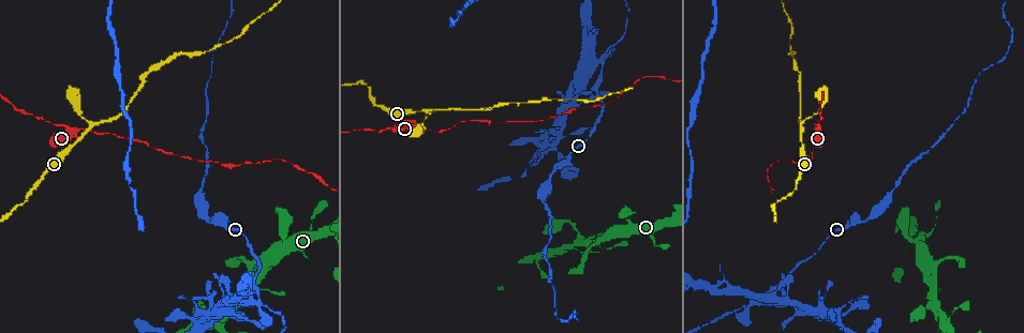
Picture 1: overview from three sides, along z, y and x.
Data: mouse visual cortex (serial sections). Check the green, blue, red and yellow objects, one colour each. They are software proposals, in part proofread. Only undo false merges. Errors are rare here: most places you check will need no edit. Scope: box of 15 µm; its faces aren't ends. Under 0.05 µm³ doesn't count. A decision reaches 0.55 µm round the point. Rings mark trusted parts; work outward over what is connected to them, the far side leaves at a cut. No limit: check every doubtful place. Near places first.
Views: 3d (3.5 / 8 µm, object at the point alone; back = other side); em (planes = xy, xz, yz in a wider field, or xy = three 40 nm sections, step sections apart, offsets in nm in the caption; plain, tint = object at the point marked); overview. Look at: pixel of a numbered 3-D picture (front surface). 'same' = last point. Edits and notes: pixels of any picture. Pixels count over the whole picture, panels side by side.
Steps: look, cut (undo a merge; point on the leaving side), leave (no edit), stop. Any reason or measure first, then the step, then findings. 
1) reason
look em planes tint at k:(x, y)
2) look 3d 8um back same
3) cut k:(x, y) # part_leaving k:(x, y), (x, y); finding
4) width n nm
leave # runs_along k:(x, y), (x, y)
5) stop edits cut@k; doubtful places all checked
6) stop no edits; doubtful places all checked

sudden change in width
look 3d 8um at 1:(81, 129)

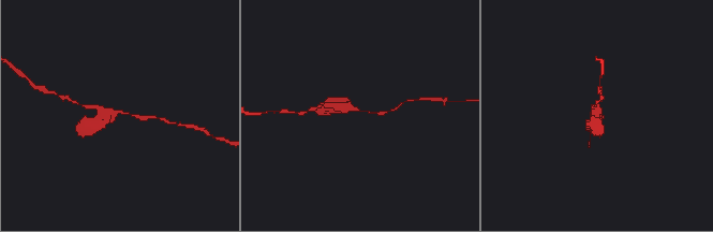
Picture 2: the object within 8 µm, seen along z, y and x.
arm_widths 150, 400 nm
look em planes tint at 2:(365, 111)

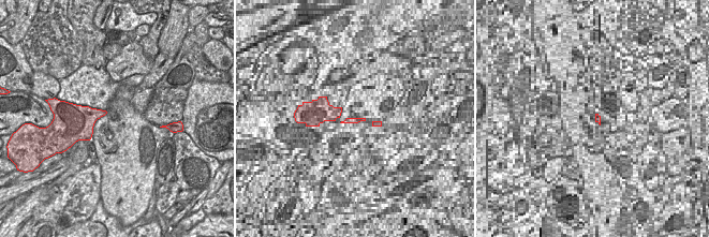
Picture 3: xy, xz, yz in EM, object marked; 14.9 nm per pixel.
leave # runs_along 2:(97, 125), (115, 111), (152, 117); continuous, no second cell

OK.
look 3d 8um at 1:(433, 109)

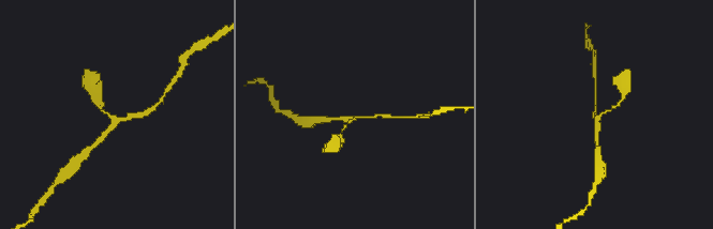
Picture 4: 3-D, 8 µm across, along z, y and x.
look 3d 3.5um at 4:(356, 120)

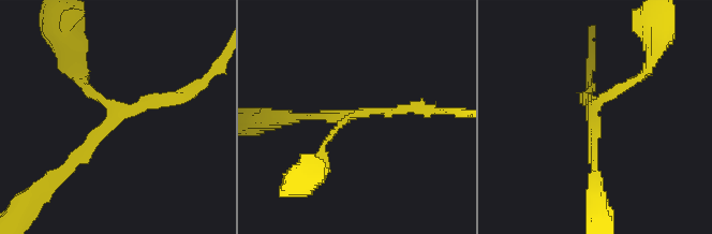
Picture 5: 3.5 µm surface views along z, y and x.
look em xy step 2 tint at 5:(355, 115)

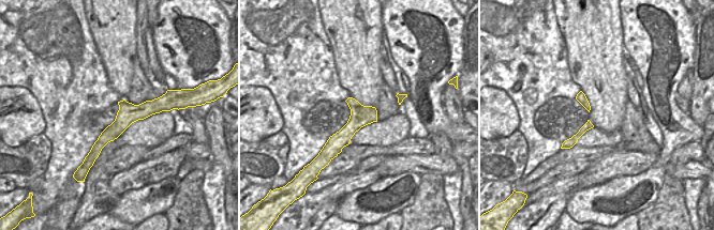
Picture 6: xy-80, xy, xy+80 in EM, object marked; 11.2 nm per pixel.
leave # runs_along 5:(60, 171), (119, 115), (182, 94); all the same cell

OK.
three arms meet
look 3d 3.5um at 1:(775, 288)

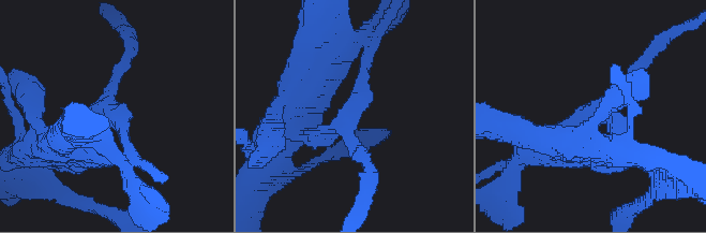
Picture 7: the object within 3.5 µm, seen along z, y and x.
arm_widths 200, 200, 200 nm
leave # runs_along 7:(129, 55), (111, 101), (56, 157); all the same cell

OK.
two arms in line, one across
look 3d 3.5um at 1:(261, 304)

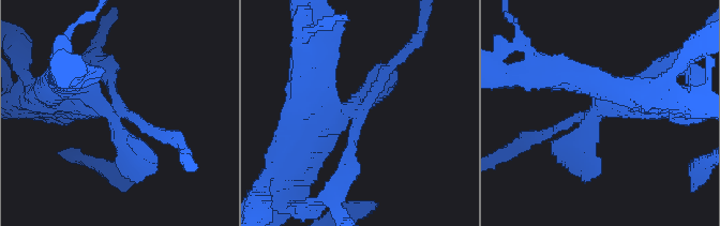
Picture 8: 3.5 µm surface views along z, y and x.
need the tissue
look em xy step 5 tint at 8:(360, 114)

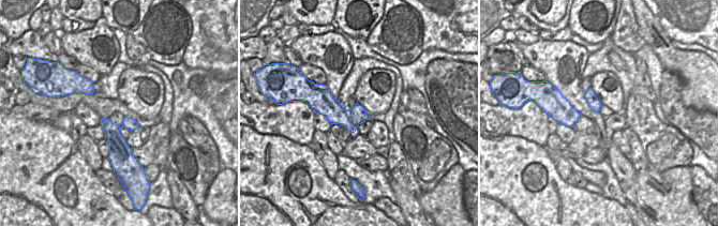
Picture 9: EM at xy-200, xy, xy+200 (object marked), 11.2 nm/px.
leave # runs_along 8:(656, 72), (606, 102), (571, 161); all the same cell

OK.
stop no edits; doubtful places all checked

